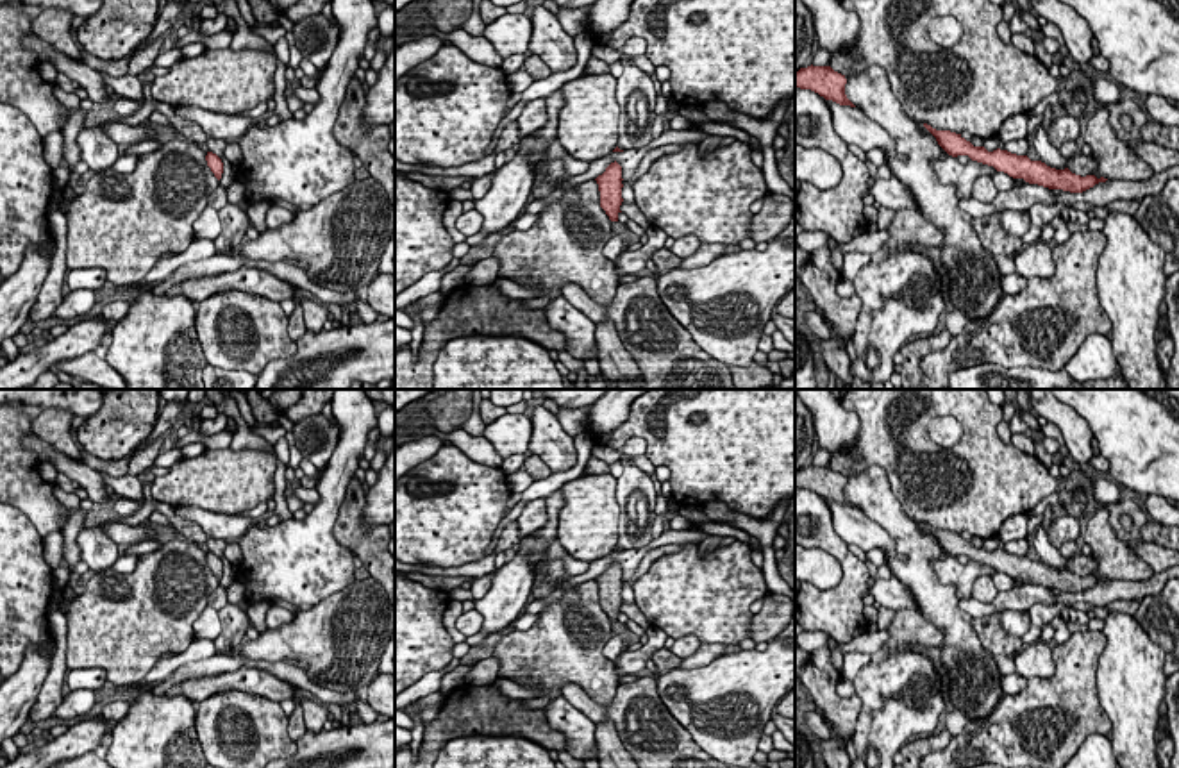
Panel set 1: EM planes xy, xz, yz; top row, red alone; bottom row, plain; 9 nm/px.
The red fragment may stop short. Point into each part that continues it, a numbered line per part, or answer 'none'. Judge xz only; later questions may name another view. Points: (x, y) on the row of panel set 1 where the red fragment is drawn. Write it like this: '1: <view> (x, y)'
none

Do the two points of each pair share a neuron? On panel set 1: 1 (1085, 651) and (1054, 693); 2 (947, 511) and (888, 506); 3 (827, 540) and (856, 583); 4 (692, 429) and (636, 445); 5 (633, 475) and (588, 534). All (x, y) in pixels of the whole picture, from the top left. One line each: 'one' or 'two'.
1: one
2: two
3: one
4: two
5: two

